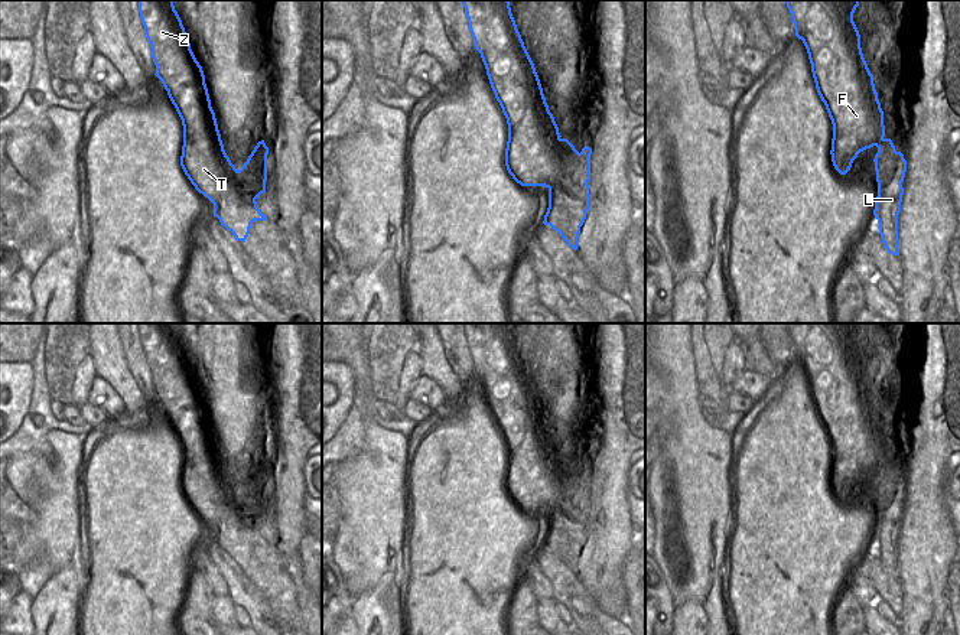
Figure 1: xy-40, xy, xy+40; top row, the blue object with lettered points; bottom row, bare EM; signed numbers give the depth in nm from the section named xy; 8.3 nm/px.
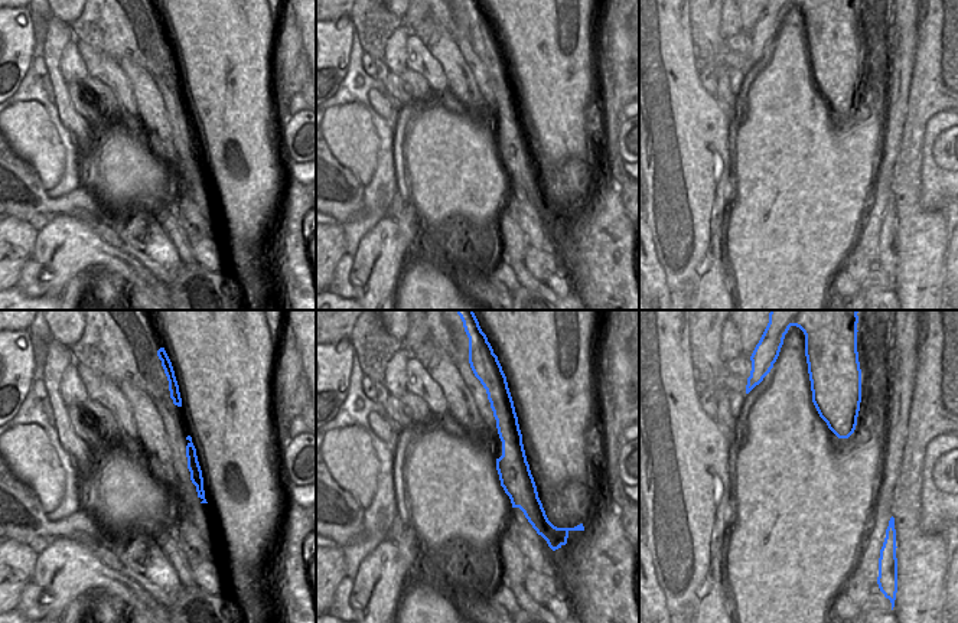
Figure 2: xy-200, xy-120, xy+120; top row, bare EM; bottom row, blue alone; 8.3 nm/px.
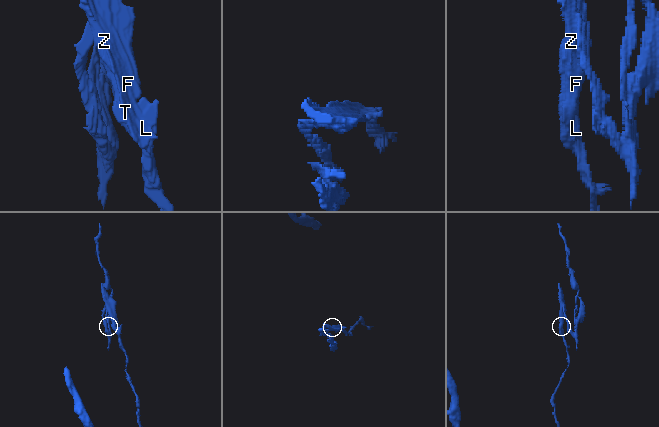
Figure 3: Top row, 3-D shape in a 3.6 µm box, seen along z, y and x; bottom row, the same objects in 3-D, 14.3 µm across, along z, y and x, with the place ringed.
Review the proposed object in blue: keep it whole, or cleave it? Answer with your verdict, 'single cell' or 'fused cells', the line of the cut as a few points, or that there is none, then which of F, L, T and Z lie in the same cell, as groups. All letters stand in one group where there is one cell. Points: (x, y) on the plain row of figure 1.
fused cells; cut in xy along (559, 461), (552, 471), (557, 501), (549, 513); F T Z / L

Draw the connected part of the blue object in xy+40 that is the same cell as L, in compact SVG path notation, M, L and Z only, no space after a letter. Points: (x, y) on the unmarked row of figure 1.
M882 462L873 482L878 505L878 520L873 538L879 547L879 557L886 574L899 579L898 574L898 538L904 518L902 505L907 495L907 483L895 473L891 462Z

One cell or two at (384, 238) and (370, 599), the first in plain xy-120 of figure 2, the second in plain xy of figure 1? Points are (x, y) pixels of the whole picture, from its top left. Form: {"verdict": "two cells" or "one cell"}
{"verdict": "one cell"}

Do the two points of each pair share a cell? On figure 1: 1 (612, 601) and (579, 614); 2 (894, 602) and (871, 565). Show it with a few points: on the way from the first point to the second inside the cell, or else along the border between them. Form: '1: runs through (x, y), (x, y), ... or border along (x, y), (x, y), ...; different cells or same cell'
1: border along (589, 593), (602, 612), (615, 618), (627, 616); different cells
2: runs through (891, 593), (875, 573); same cell

